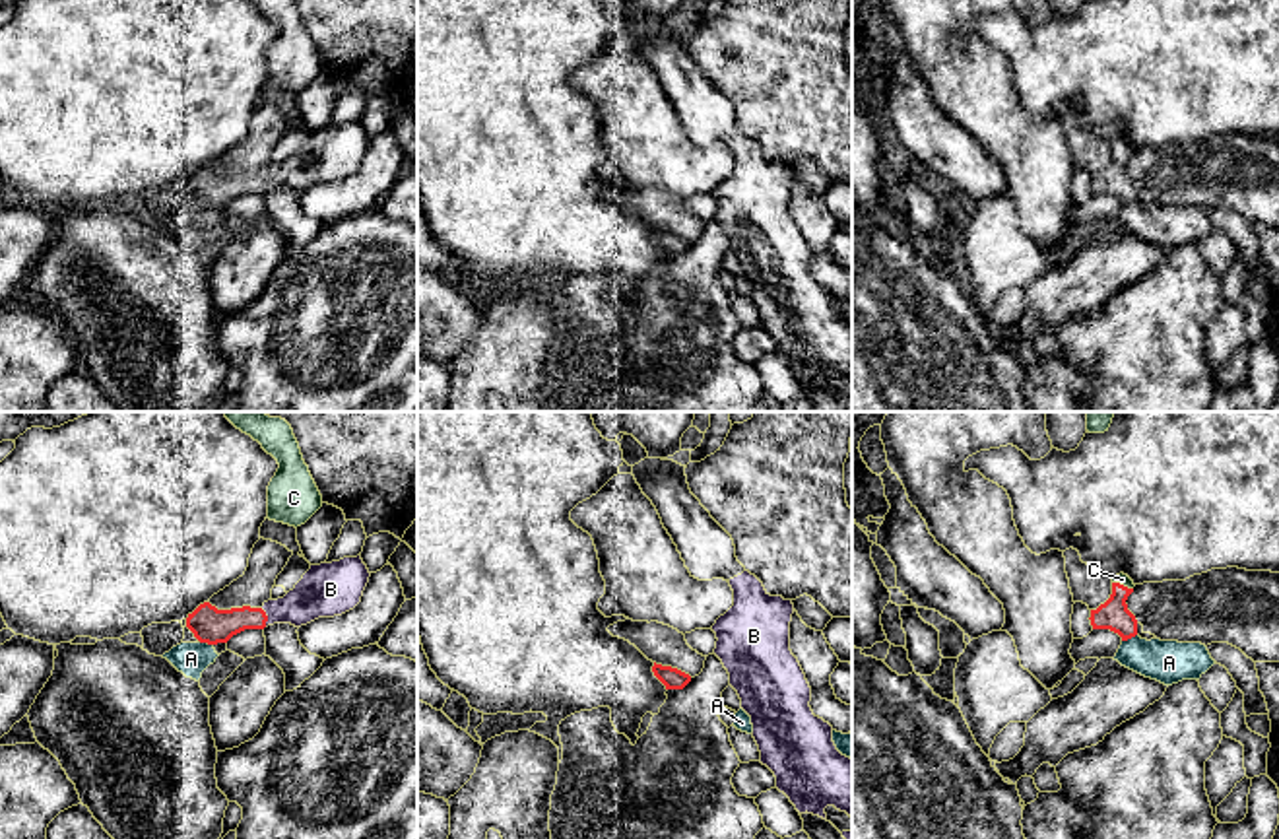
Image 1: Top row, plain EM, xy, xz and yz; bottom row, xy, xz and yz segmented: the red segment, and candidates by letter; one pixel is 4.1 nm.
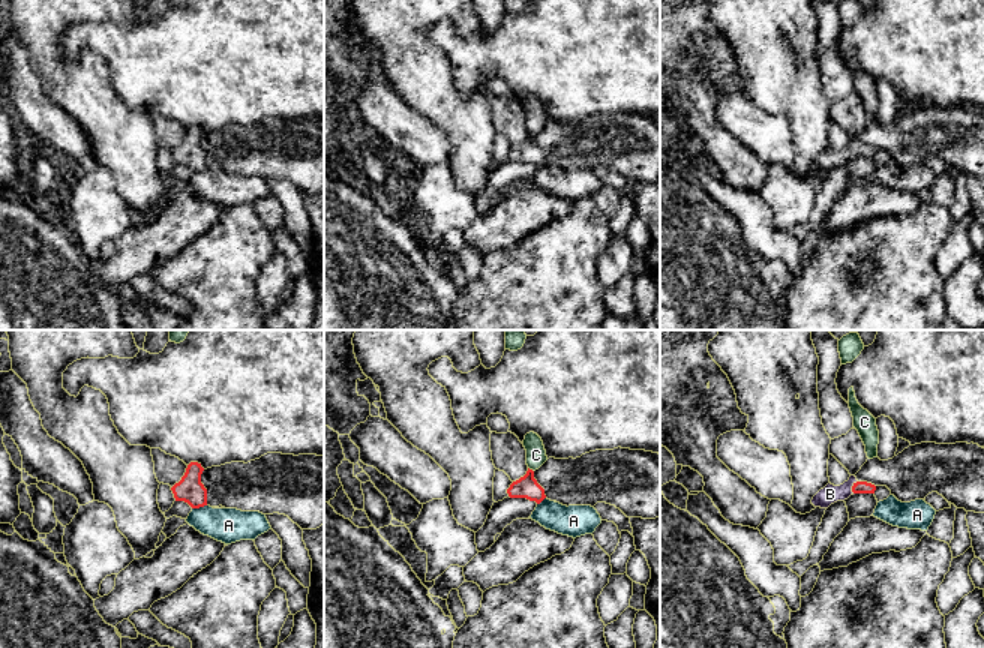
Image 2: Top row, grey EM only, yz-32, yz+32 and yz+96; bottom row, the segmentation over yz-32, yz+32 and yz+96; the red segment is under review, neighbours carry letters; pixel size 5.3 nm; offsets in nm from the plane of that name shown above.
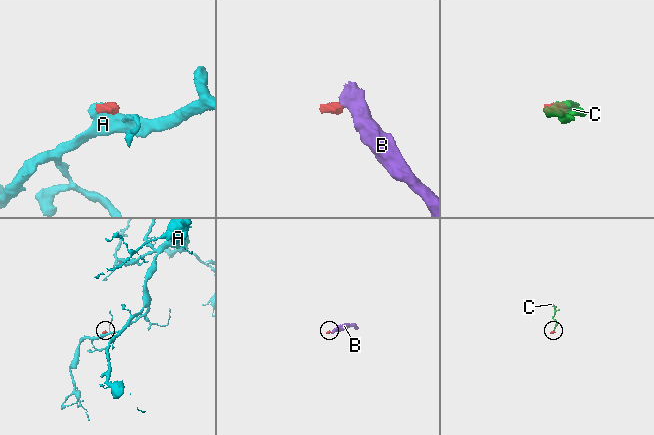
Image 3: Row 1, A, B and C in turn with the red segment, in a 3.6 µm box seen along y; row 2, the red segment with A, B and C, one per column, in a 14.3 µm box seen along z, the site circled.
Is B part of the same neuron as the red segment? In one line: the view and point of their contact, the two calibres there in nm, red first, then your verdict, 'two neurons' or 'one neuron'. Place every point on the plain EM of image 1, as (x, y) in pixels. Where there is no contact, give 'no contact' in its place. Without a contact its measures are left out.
contact xy (266, 183); calibres 150 and 200 nm; one neuron

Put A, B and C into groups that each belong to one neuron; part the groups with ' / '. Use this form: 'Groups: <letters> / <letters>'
Groups: A / B C

